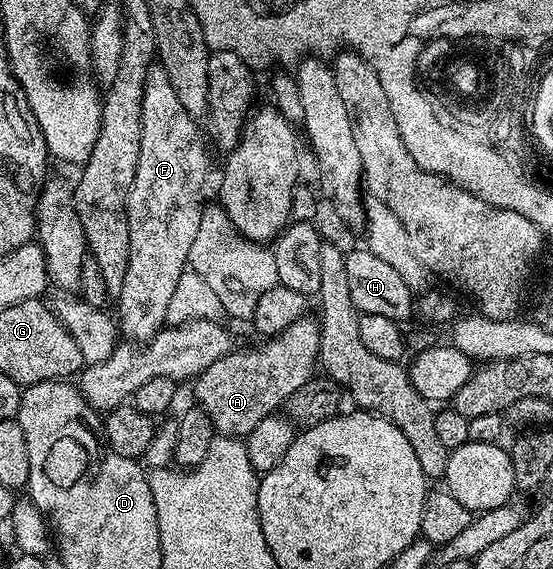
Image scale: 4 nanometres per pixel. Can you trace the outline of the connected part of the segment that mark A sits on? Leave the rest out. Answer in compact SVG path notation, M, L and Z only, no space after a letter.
M304 315L301 319L289 323L285 331L262 343L264 345L260 349L232 348L231 352L217 359L217 363L210 365L200 377L194 378L193 386L195 385L195 397L199 400L196 401L198 408L203 409L205 415L209 415L216 434L236 439L246 438L247 433L253 431L257 423L261 423L261 419L278 414L286 406L289 395L293 395L297 387L305 387L305 383L311 380L316 372L321 331L314 316Z

